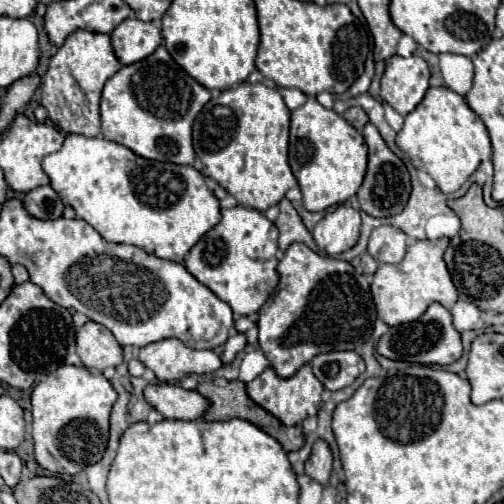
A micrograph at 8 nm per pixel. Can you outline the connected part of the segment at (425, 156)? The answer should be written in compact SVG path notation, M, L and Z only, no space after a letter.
M445 86L429 88L425 98L421 100L421 104L405 116L405 126L397 134L397 146L411 158L411 162L415 164L417 170L427 172L435 180L435 184L439 186L439 190L443 194L457 192L483 160L491 160L491 140L489 140L489 132L487 132L483 120L469 108L469 104L465 102L465 98L461 94L455 94L453 90L449 90Z

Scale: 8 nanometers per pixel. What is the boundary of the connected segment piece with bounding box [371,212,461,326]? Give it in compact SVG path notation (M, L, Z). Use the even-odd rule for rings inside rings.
M455 212L453 214L433 214L425 222L425 240L411 244L407 248L405 258L399 264L381 264L379 266L379 270L375 272L373 284L371 284L371 294L373 294L377 316L387 326L399 326L399 324L417 320L431 302L439 302L449 310L453 308L459 294L457 294L457 290L451 282L451 274L443 262L443 254L445 254L445 248L450 243L450 239L455 234L459 234L460 229L461 222Z

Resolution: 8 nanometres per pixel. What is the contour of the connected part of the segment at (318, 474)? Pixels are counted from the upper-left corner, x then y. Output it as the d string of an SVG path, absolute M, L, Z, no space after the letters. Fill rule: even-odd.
M317 440L313 444L313 452L311 452L309 460L305 462L305 472L313 480L317 480L325 486L329 480L329 474L331 474L331 462L333 462L333 456L331 456L329 444L325 440Z

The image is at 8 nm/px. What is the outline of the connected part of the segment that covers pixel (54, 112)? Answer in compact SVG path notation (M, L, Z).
M75 30L51 58L41 84L41 106L47 108L49 118L65 134L97 136L99 134L99 100L105 82L121 68L115 58L109 34L91 30Z

